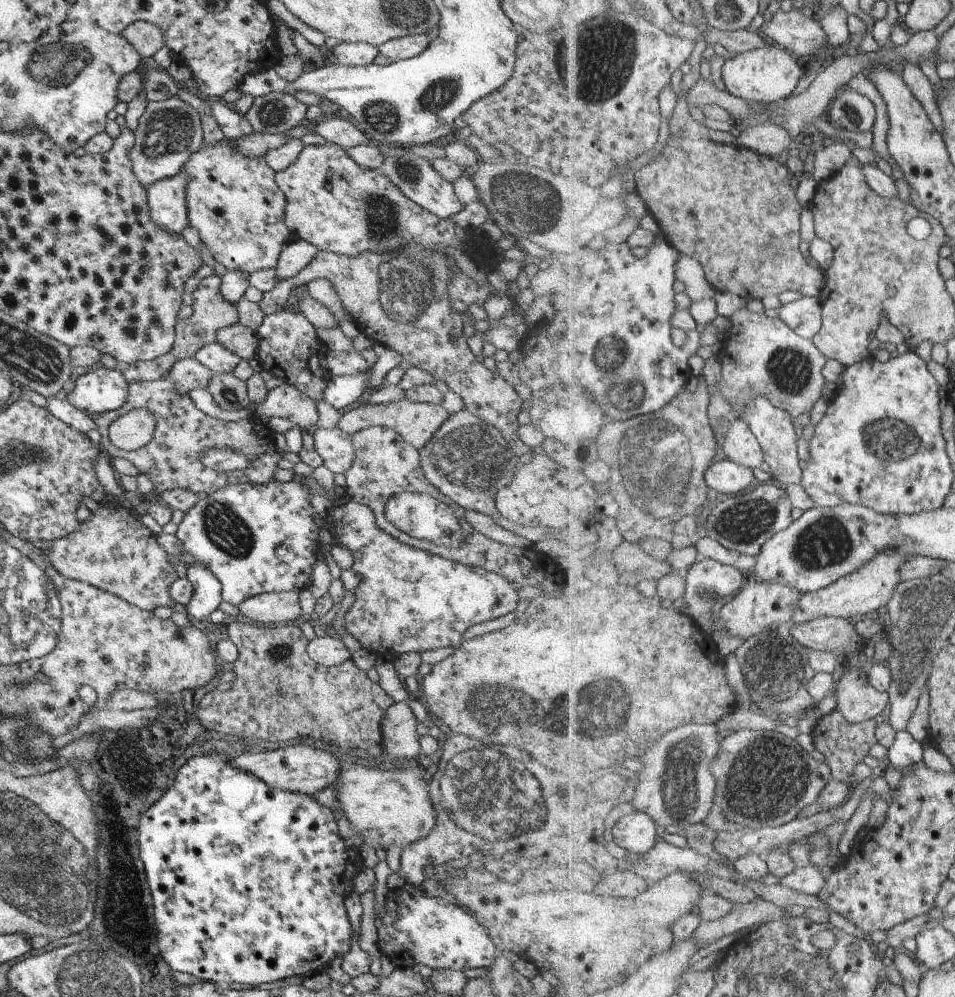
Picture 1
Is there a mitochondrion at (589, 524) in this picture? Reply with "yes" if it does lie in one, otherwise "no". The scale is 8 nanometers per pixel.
no

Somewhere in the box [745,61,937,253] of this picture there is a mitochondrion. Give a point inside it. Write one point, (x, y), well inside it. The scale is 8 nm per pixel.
(849, 109)

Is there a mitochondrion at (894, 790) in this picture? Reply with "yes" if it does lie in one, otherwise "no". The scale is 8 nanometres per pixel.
no

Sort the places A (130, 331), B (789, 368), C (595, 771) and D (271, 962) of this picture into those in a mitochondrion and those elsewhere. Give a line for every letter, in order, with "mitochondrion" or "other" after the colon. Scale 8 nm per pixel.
A: other
B: mitochondrion
C: other
D: other

